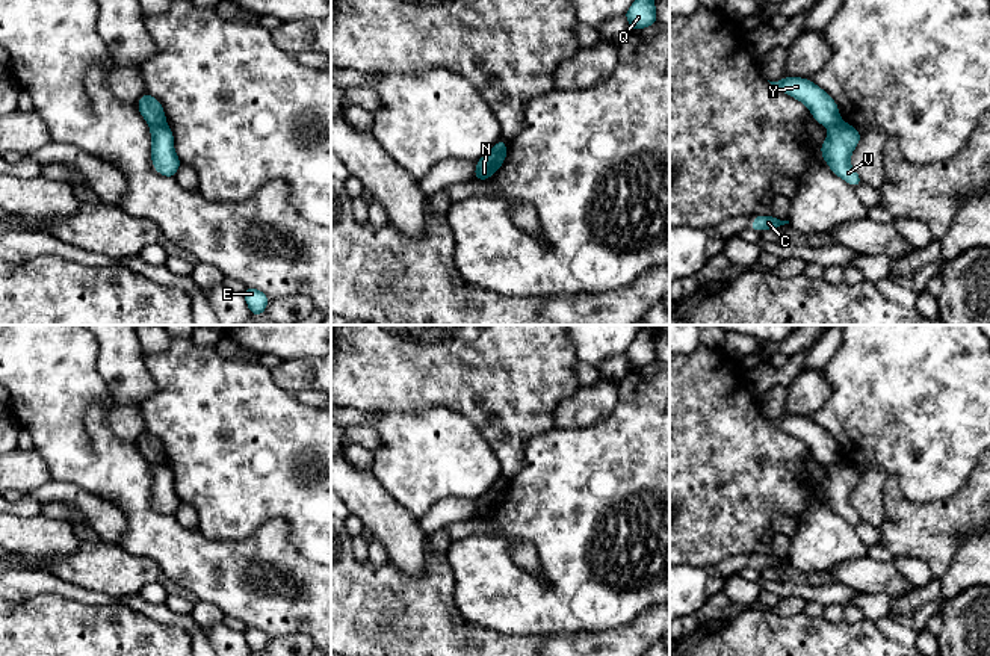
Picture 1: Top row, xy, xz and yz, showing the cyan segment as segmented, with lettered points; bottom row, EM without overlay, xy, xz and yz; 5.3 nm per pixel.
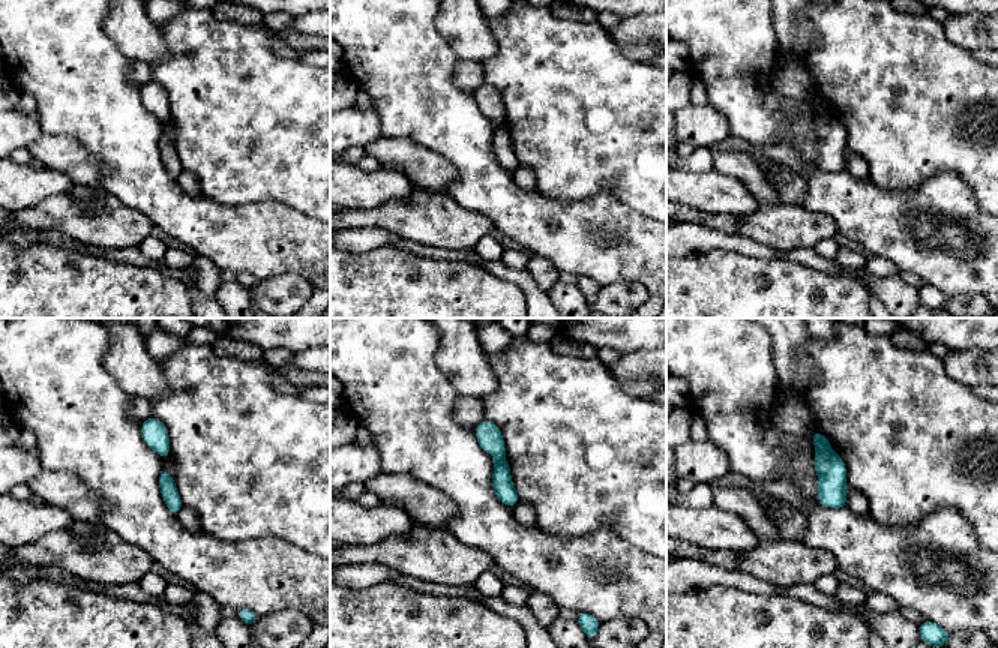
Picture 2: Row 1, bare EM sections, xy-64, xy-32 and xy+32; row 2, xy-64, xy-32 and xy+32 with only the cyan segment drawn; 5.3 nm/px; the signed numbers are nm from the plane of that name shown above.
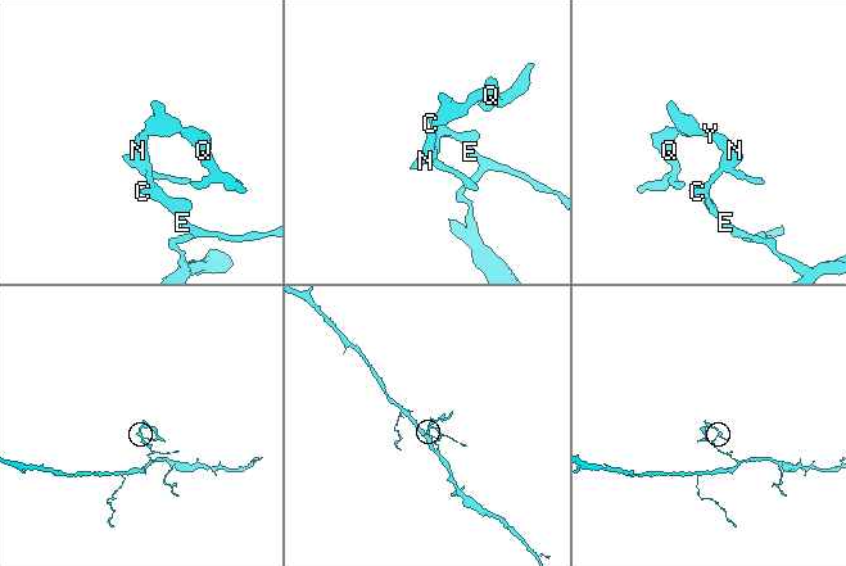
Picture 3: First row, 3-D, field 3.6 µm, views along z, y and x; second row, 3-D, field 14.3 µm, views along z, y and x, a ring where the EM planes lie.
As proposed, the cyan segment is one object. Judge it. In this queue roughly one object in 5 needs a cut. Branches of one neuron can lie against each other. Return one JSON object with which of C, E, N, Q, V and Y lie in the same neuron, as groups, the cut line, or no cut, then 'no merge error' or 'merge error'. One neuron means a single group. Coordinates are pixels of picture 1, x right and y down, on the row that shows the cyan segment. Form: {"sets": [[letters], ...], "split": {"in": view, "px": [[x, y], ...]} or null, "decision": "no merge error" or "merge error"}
{"sets": [["C", "E", "N", "V"], ["Q", "Y"]], "split": {"in": "xy", "px": [[165, 123], [150, 126]]}, "decision": "merge error"}

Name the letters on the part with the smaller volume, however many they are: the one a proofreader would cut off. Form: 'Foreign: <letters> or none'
Foreign: Q, Y

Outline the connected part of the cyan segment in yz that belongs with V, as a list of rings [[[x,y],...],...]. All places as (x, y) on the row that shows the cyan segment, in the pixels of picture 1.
[[[845,121],[828,127],[828,135],[824,144],[821,144],[821,154],[830,169],[852,187],[862,184],[862,178],[849,163],[849,157],[860,142],[862,133]]]

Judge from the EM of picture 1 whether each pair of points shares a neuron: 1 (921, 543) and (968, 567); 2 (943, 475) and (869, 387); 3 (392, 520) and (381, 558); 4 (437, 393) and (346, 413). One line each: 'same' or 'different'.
1: different
2: same
3: different
4: different

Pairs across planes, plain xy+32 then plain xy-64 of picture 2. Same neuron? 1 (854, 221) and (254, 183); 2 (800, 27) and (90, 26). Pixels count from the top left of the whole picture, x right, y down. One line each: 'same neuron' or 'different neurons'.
1: different neurons
2: different neurons

